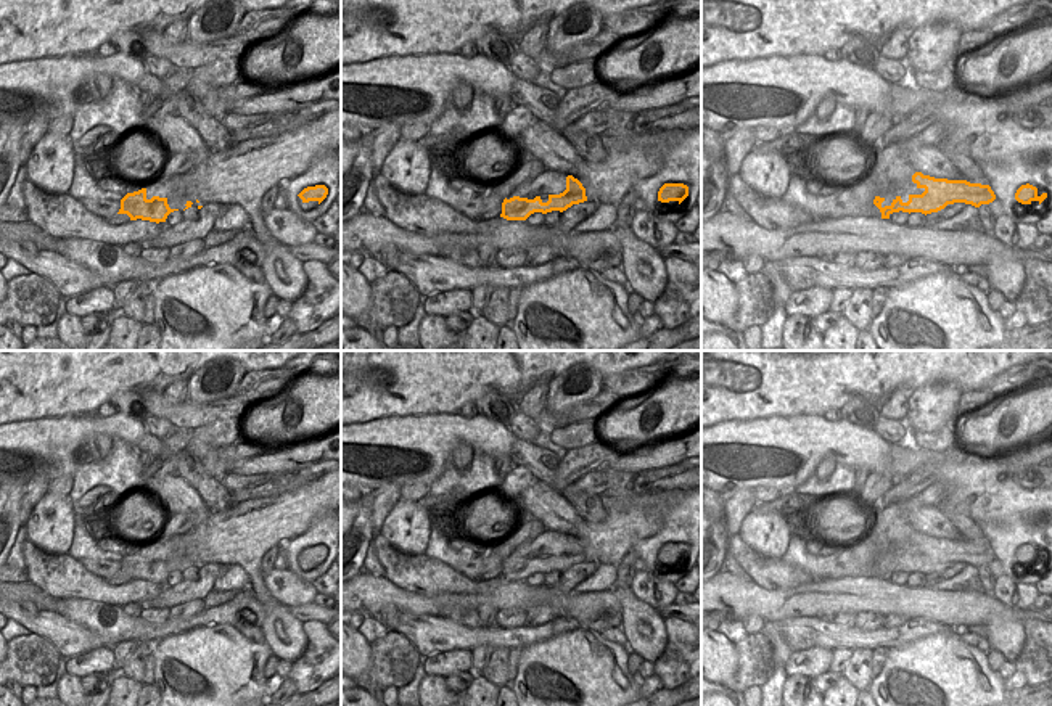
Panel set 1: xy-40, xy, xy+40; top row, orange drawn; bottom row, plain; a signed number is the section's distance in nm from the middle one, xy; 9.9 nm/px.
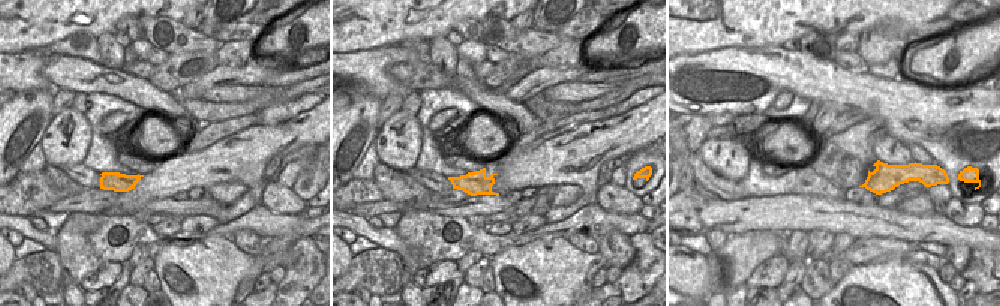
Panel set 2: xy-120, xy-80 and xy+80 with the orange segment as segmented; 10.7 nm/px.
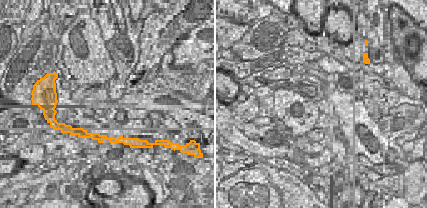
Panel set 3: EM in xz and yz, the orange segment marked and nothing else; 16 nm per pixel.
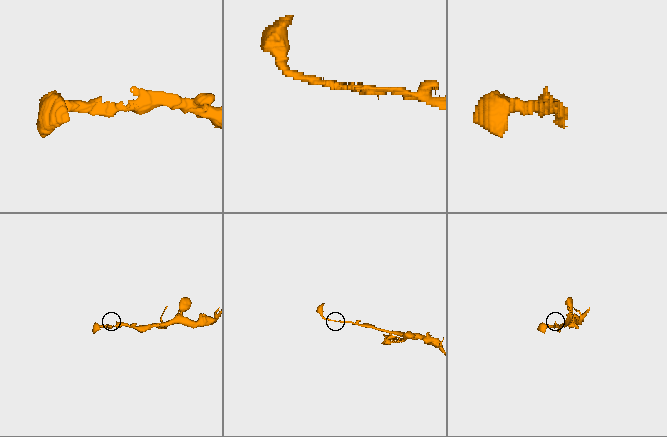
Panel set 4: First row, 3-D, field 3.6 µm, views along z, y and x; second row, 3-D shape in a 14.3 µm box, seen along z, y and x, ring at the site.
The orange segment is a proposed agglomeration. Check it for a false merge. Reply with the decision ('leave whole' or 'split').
leave whole

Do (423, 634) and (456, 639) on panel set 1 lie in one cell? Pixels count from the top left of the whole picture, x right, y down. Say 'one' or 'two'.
one

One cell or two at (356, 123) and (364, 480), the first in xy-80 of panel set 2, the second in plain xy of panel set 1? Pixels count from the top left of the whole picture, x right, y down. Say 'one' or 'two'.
two

